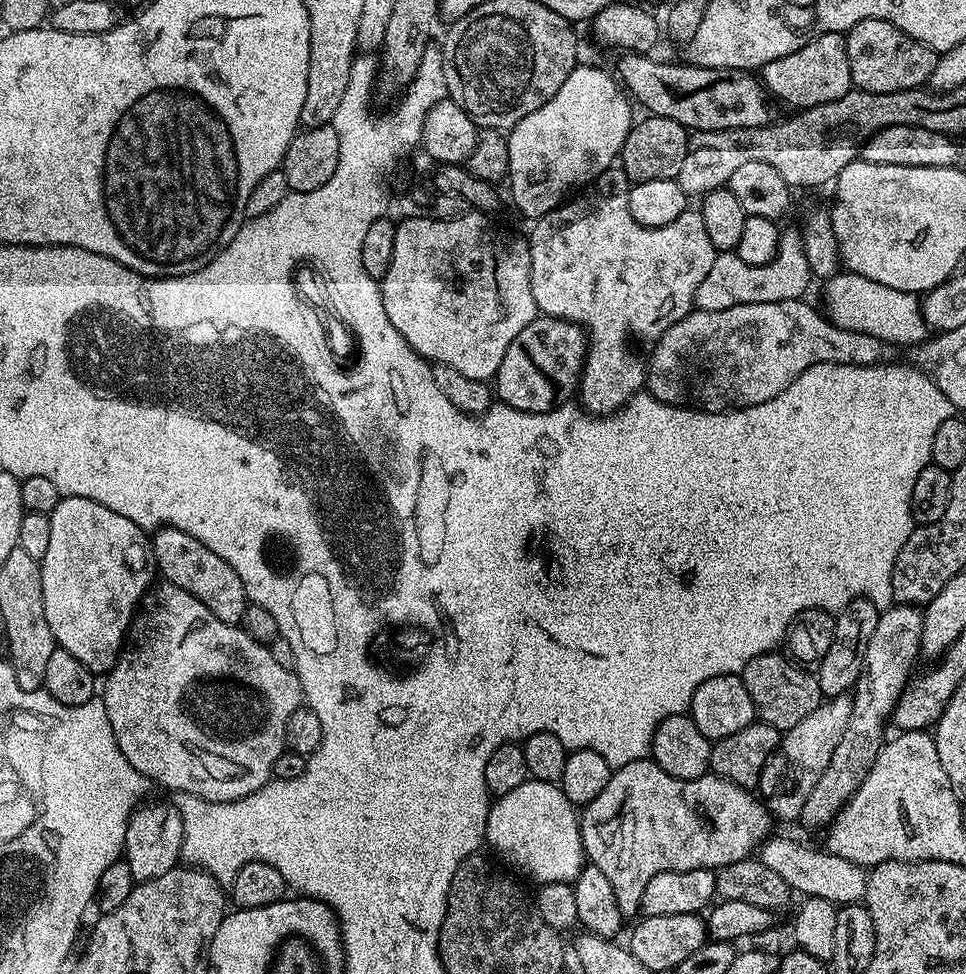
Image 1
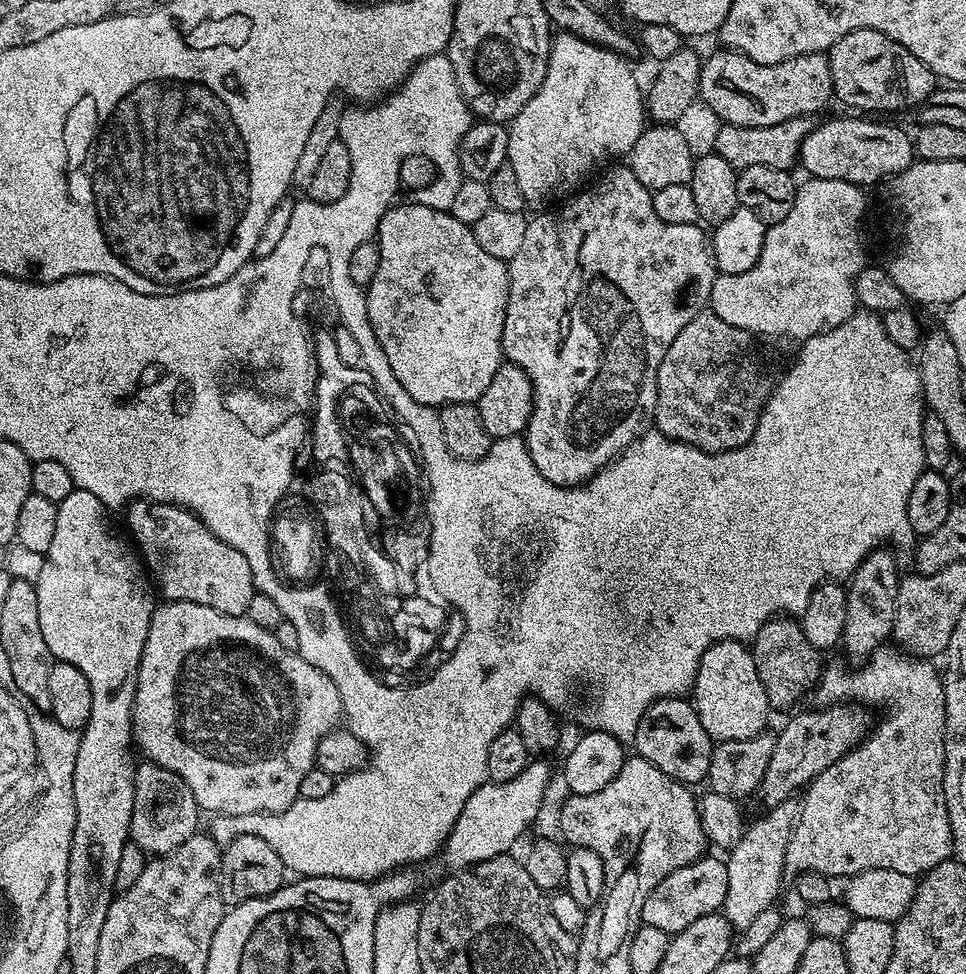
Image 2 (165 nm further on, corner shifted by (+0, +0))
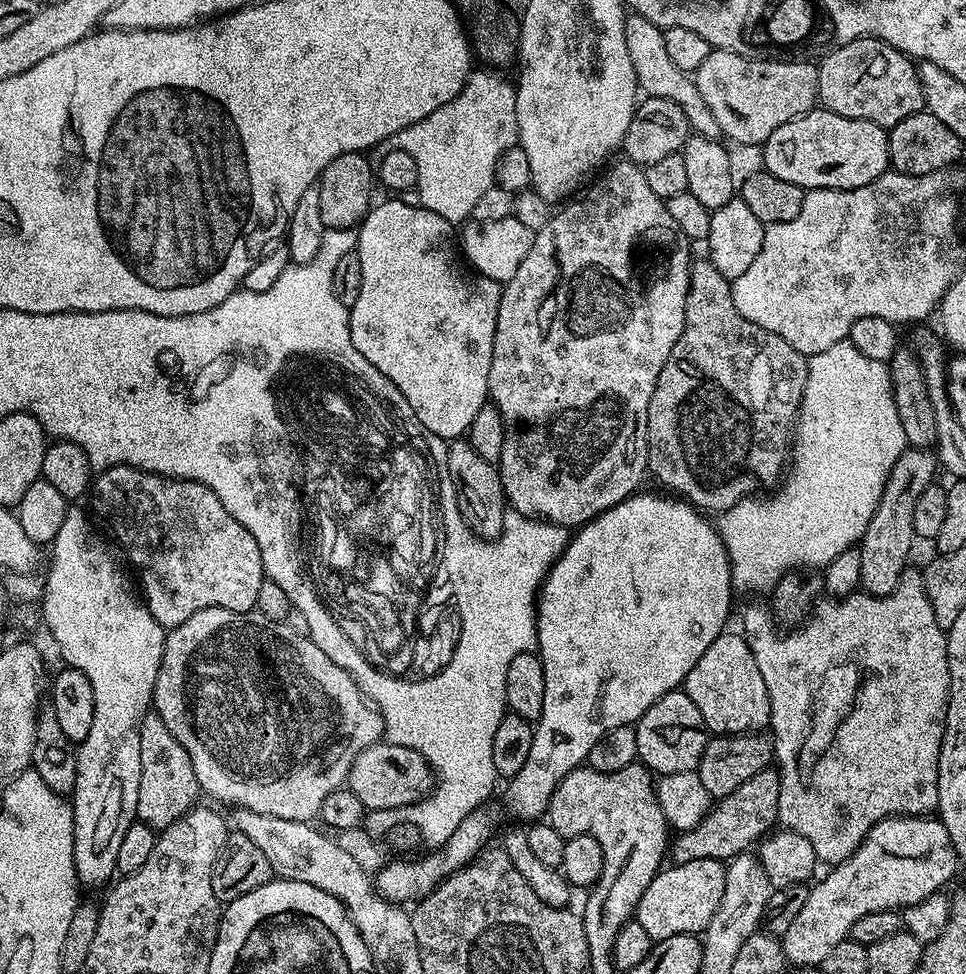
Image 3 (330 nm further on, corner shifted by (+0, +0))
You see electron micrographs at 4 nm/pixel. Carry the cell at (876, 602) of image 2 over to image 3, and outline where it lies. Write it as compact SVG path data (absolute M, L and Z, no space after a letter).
M909 447L898 458L898 462L894 462L894 470L890 470L886 478L878 510L874 510L874 518L870 518L870 526L866 526L858 545L862 558L860 588L869 596L890 595L909 567L908 555L912 552L912 540L917 539L914 505L918 503L922 490L929 488L937 479L936 472L938 473L936 453L927 448Z

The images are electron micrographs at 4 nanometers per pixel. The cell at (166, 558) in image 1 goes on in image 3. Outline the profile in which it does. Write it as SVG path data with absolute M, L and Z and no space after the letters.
M126 465L101 471L94 480L96 512L128 551L127 563L140 571L142 599L161 628L177 628L186 618L204 608L225 608L235 612L255 609L258 590L266 578L258 542L236 521L205 484L196 480L173 480Z

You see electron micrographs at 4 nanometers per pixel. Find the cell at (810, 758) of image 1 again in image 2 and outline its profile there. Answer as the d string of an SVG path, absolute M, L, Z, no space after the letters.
M795 799L781 801L778 806L767 809L756 821L749 823L740 840L727 853L728 885L722 915L728 919L733 929L739 930L750 926L758 914L777 903L776 895L780 892L780 883L786 879L784 859L786 846L796 826L798 804Z

